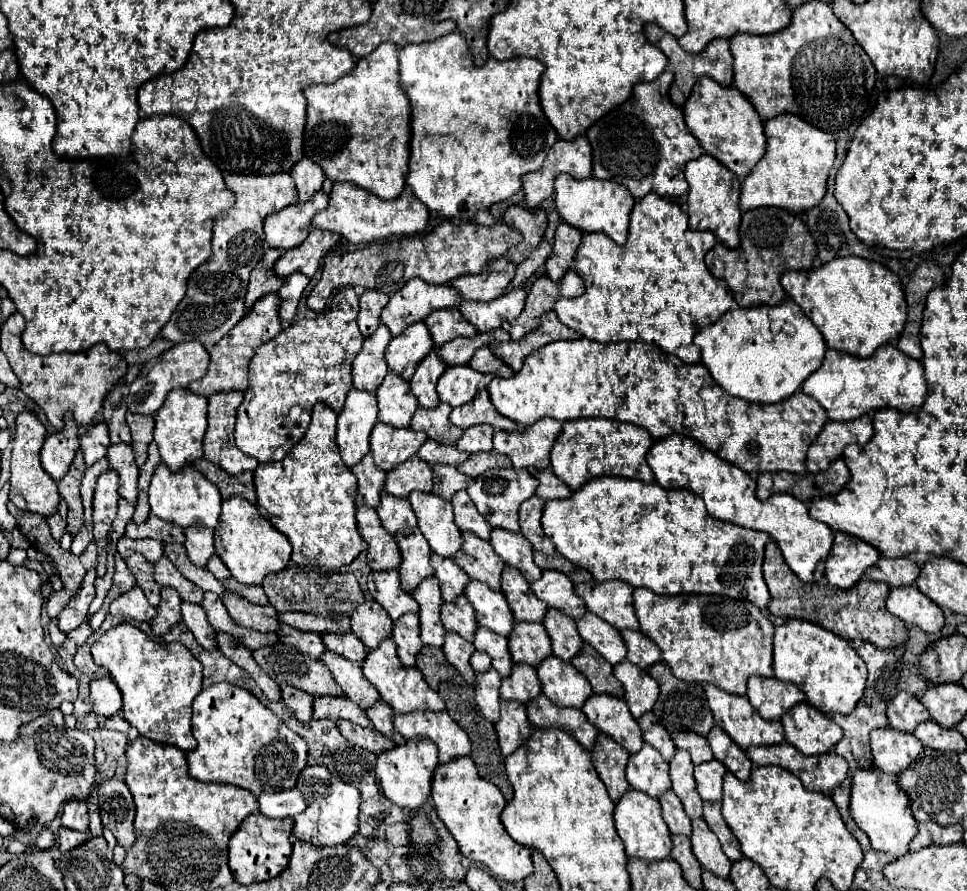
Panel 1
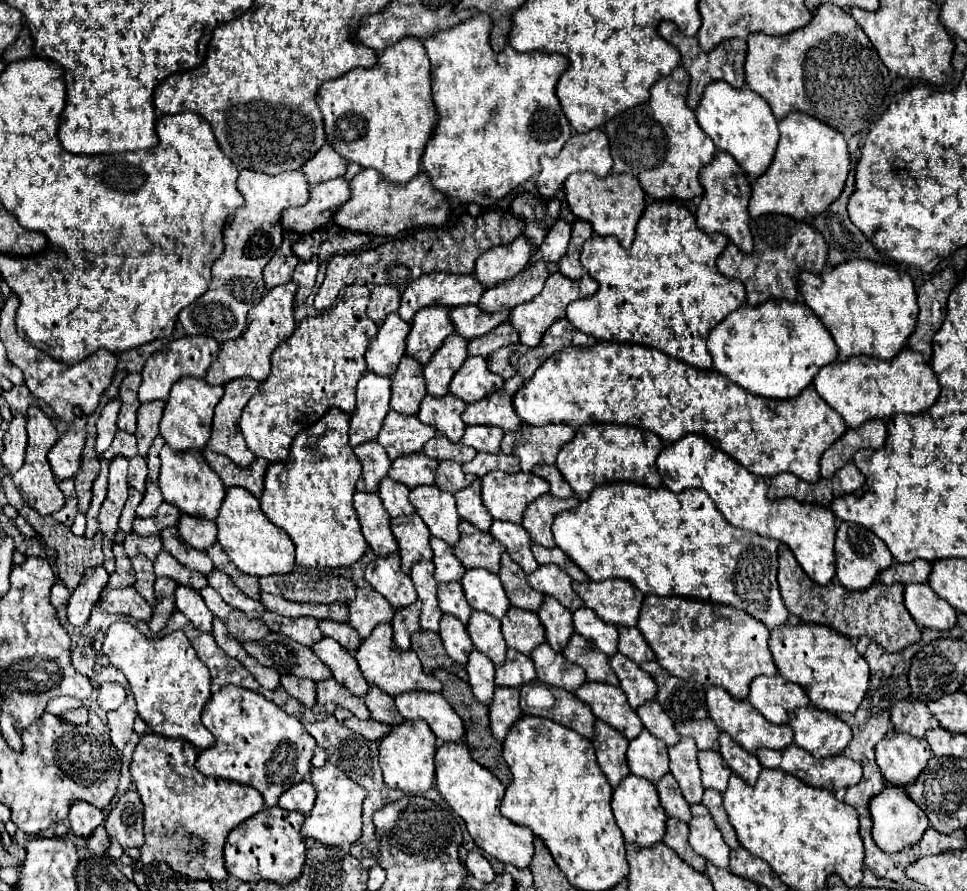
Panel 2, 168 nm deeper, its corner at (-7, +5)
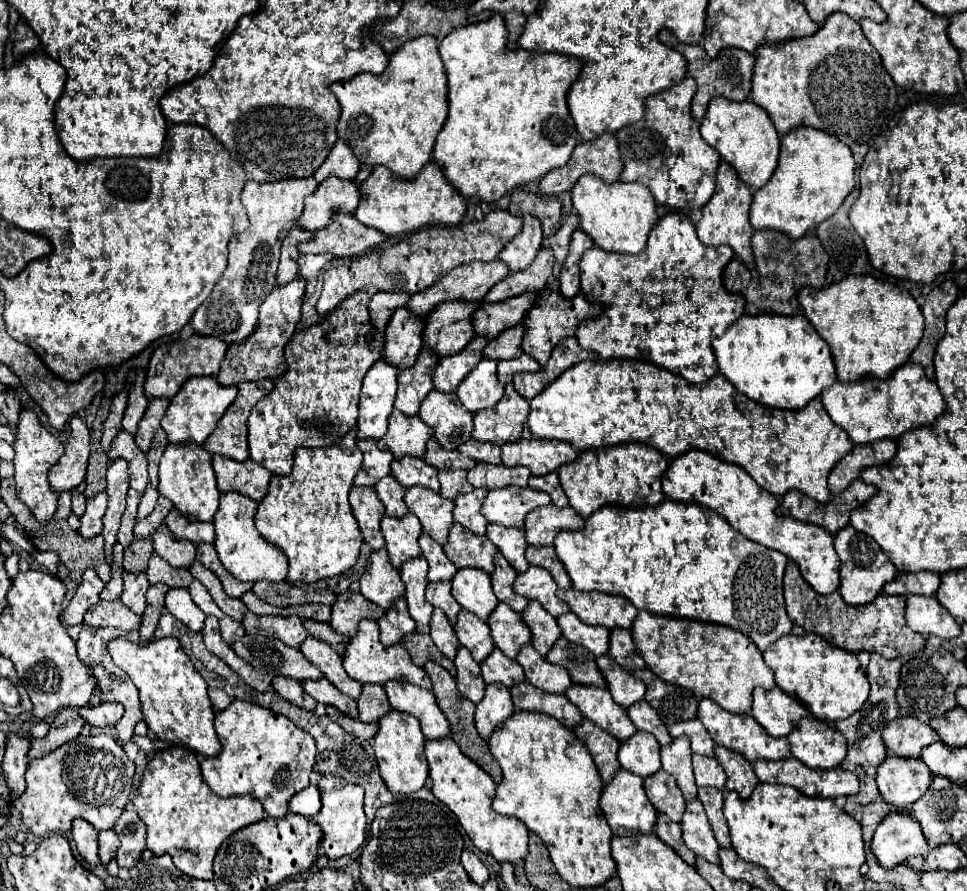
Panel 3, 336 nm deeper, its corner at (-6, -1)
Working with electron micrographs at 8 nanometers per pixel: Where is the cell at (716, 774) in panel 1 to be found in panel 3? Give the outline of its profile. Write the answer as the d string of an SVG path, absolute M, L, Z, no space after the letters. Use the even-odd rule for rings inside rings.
M692 754L692 764L694 764L694 776L696 776L698 786L714 786L714 788L724 790L726 774L722 766L716 762L716 758Z

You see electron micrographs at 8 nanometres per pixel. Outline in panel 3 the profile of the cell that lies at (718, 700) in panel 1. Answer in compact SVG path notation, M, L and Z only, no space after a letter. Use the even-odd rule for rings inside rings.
M704 698L704 700L700 700L700 706L698 706L698 718L700 718L700 722L710 732L712 740L718 746L726 746L726 748L742 754L748 762L756 762L756 760L786 760L786 758L792 756L790 744L786 742L786 738L770 738L770 734L766 734L766 730L762 730L762 726L750 714L726 712L714 700Z

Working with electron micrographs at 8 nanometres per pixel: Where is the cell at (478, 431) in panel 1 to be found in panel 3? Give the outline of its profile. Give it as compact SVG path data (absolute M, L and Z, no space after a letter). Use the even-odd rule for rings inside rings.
M470 440L464 442L458 448L464 456L474 458L476 462L486 462L486 464L500 464L500 446L494 442L478 442L478 440Z

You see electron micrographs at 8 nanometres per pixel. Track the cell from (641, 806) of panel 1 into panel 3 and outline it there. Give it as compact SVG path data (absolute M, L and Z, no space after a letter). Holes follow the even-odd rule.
M618 770L614 774L614 778L602 786L602 798L600 798L600 808L606 816L606 822L608 826L612 828L612 832L616 836L622 836L622 834L644 834L644 832L652 832L654 830L654 824L656 824L656 810L654 806L650 804L650 800L646 798L644 794L644 786L642 786L642 778L638 774L632 774L628 770Z

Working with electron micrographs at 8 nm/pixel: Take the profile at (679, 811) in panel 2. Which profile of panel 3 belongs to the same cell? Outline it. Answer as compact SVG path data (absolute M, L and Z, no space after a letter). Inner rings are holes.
M658 770L656 774L644 778L644 790L646 790L648 800L658 812L666 814L674 822L682 820L684 796L670 774L666 774L664 770Z

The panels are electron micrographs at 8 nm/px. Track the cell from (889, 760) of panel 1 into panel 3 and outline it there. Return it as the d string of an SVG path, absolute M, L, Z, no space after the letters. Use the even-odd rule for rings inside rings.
M888 754L888 758L878 766L876 782L886 804L908 808L928 790L932 774L920 760L894 758L894 754Z

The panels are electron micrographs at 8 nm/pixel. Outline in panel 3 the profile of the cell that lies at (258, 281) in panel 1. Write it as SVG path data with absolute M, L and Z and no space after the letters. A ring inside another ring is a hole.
M294 228L286 240L282 242L282 256L280 256L280 266L278 266L278 286L284 286L292 282L298 276L298 244L312 240L314 234L302 228Z

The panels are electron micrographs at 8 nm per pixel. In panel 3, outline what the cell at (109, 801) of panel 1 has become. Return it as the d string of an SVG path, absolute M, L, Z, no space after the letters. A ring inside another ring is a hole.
M128 808L122 814L122 818L116 822L114 832L122 840L118 854L116 854L116 862L120 868L132 868L138 862L142 850L146 848L144 822L138 818L138 814L132 808Z

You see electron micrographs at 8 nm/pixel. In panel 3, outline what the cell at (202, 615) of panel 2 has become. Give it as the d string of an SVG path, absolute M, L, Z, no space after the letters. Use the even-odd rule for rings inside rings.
M170 588L166 594L166 610L176 616L184 626L188 626L192 632L202 630L202 622L206 614L194 606L190 594L186 588Z

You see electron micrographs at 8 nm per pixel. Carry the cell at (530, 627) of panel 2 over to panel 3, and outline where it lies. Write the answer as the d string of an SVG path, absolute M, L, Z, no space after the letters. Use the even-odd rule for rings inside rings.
M502 602L490 614L488 626L494 646L500 648L508 658L516 658L518 648L530 642L530 630L526 630L520 614L516 614L514 610L510 610L510 606Z

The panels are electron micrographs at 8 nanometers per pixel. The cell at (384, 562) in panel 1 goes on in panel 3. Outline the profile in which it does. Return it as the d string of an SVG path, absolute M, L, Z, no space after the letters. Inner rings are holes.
M352 486L350 506L354 518L360 524L364 540L374 550L384 548L384 538L380 532L380 518L384 516L384 510L382 510L382 500L376 496L376 490L372 486Z

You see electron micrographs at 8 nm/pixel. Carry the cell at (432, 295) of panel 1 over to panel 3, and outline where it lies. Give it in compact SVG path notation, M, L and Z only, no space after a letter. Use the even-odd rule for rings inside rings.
M498 258L492 260L492 262L462 264L462 266L452 268L446 276L442 276L438 284L426 288L424 292L414 294L414 296L410 298L410 302L408 302L408 306L410 306L410 310L414 310L416 314L426 316L428 312L432 312L438 304L442 304L442 302L446 302L446 300L460 300L460 298L462 298L462 300L468 300L468 302L482 302L484 296L486 296L486 292L488 292L498 280L506 278L508 274L510 274L508 264L504 264L504 262L498 260Z

